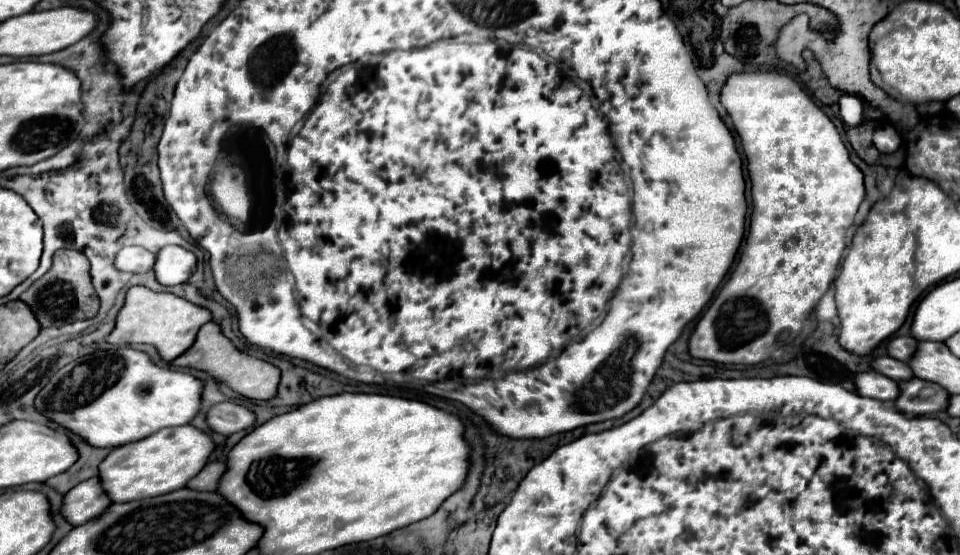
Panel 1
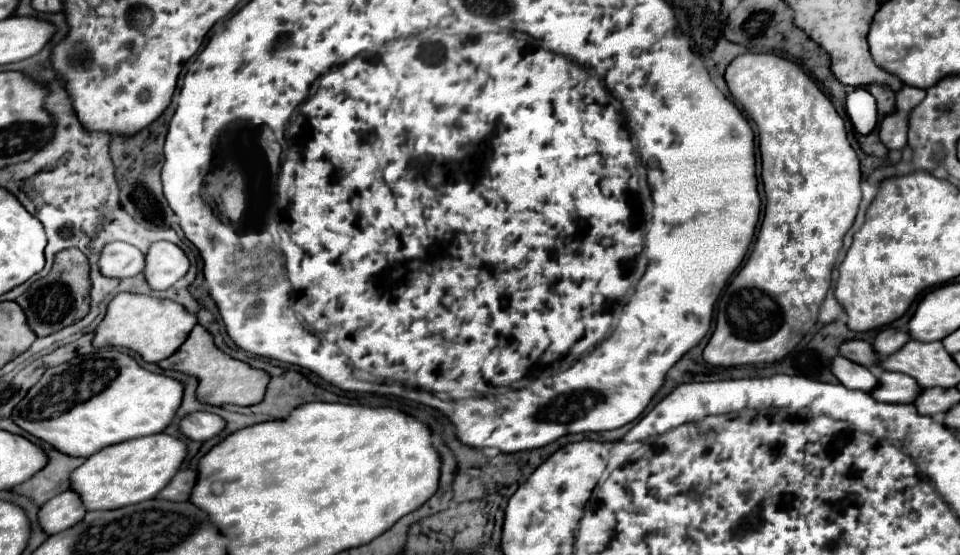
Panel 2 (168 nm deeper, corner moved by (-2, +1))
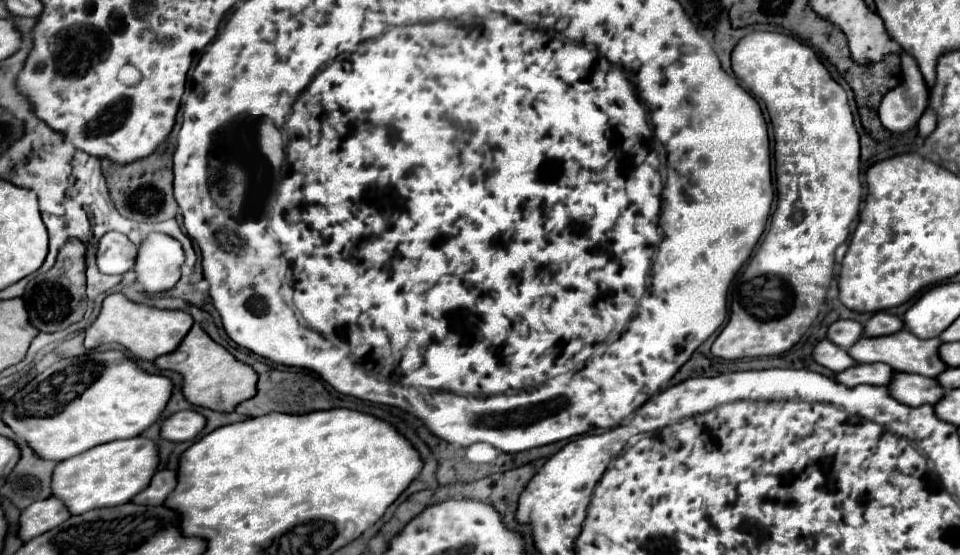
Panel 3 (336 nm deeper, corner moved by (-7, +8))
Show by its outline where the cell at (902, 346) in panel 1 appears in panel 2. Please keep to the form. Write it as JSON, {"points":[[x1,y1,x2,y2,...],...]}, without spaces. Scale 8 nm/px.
{"points":[[886,327,882,329,876,339,874,339,874,351,878,355,890,355,890,353,896,353,906,341,908,341,908,333,906,331,900,331,900,329,894,329,894,327]]}

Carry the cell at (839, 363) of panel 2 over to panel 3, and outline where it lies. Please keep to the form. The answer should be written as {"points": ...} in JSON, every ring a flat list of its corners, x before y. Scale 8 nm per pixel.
{"points":[[821,340,821,342,815,346,813,358,815,358,819,364,823,364,825,368,829,368,829,370,833,370,833,372,837,372,837,374,839,374,839,372,845,372,847,368,853,368,853,366,859,364,859,362,855,362,855,360,849,356,847,350,831,344,829,340]]}

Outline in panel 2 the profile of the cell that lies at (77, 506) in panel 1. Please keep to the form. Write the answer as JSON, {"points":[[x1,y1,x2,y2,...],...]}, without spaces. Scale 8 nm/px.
{"points":[[64,491,62,495,56,495,54,499,46,501,38,511,38,525,44,533,54,535,60,533,74,523,78,523,84,517,82,501,74,491]]}

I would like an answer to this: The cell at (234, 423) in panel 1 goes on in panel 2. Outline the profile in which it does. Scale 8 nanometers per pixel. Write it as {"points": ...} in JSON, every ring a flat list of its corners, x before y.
{"points":[[190,413,180,421,180,433,190,441,206,441,224,429,224,419,214,413]]}

